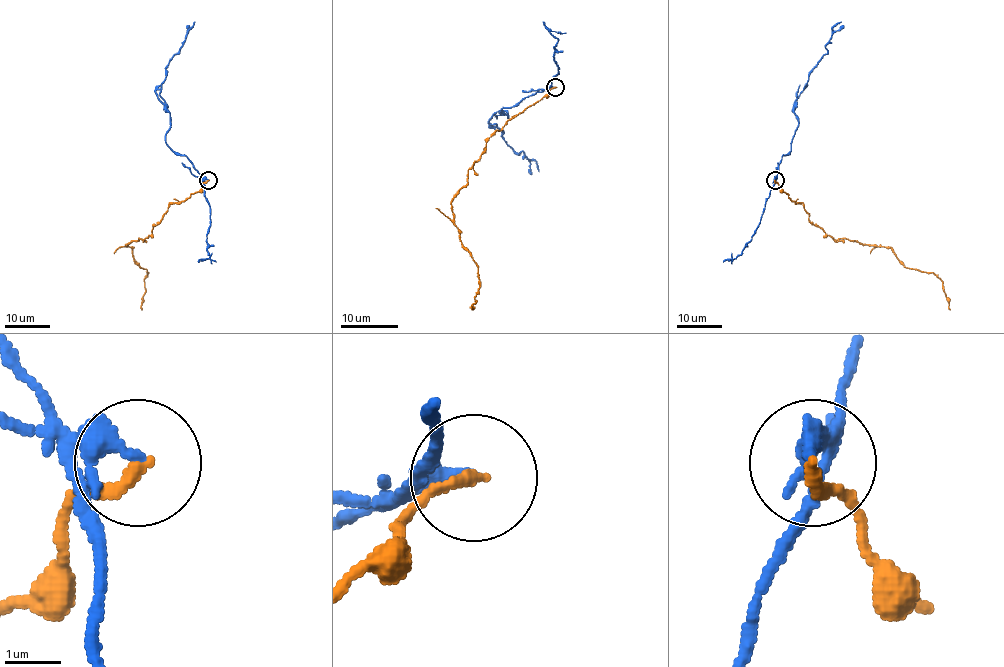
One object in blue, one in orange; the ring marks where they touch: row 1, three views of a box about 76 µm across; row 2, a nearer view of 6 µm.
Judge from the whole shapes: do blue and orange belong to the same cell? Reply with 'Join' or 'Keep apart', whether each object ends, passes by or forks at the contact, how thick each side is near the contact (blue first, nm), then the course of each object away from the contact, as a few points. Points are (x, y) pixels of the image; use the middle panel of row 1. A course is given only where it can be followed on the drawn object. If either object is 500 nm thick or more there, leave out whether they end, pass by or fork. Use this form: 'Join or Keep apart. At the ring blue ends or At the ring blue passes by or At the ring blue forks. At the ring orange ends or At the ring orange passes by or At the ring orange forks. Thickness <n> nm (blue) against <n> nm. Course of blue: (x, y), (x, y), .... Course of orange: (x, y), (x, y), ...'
Keep apart. At the ring blue passes by. At the ring orange ends. Thickness 220 nm (blue) against 240 nm. Course of blue: (555, 87), (528, 95), (502, 110), (507, 117), (497, 111), (489, 121), (516, 153), (536, 162), (539, 172). Course of orange: (555, 87), (489, 139), (484, 151), (468, 170), (467, 183), (451, 202), (453, 223), (479, 272), (471, 310)

